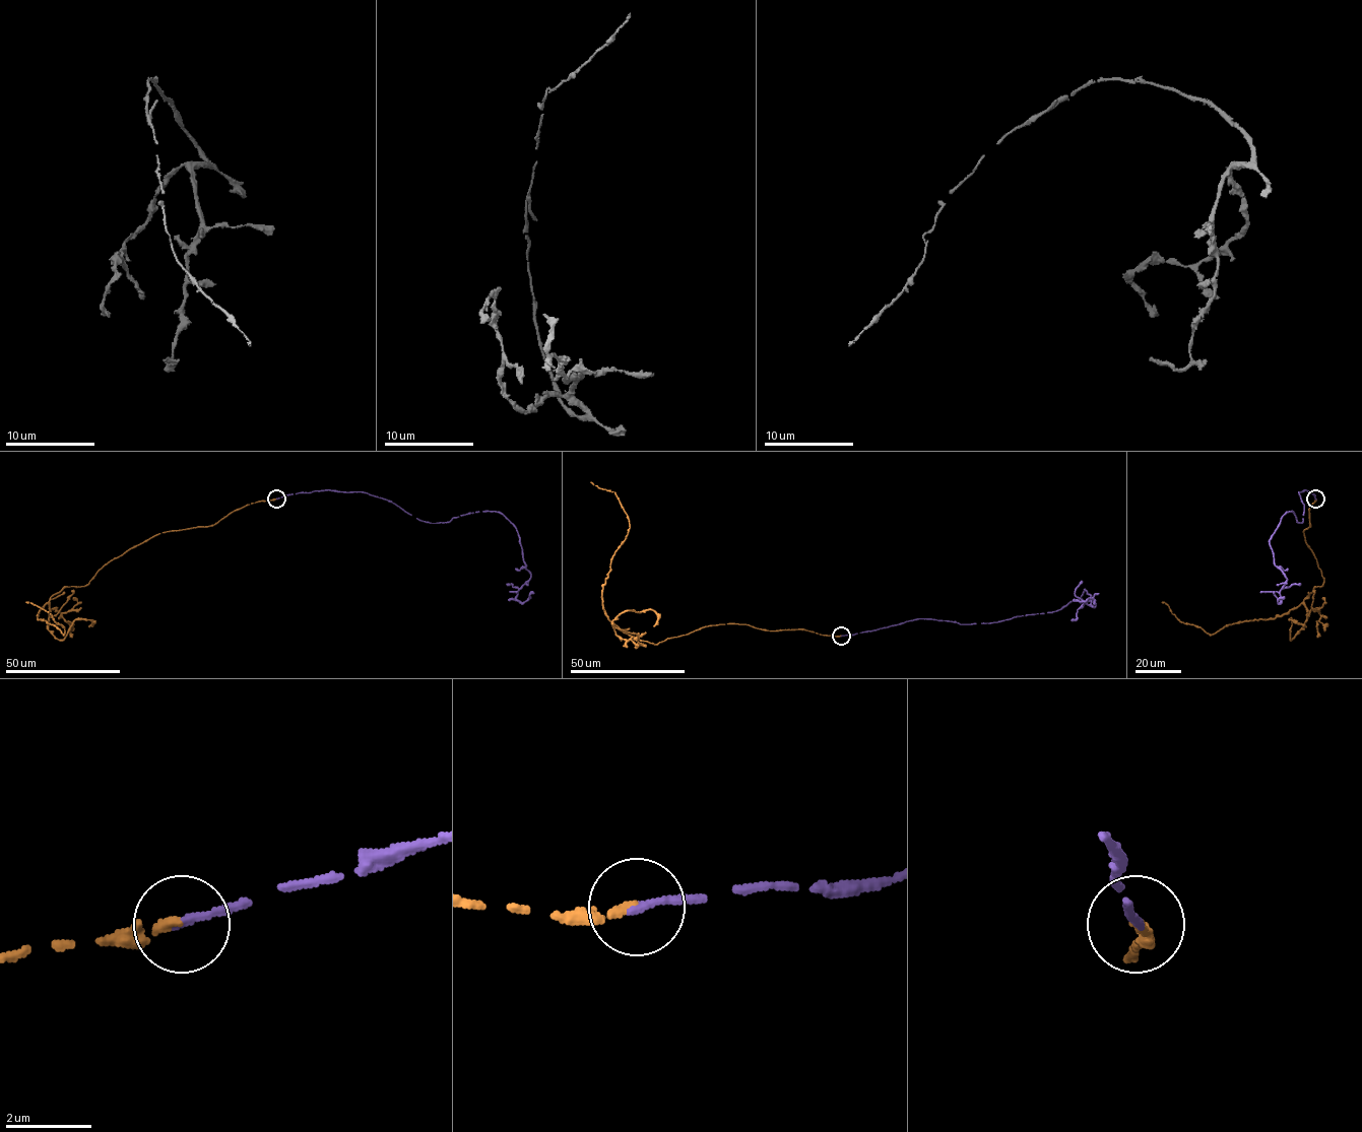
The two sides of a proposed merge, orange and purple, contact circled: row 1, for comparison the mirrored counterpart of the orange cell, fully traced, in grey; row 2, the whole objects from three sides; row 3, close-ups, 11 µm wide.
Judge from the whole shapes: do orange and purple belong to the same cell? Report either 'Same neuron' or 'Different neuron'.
Same neuron

